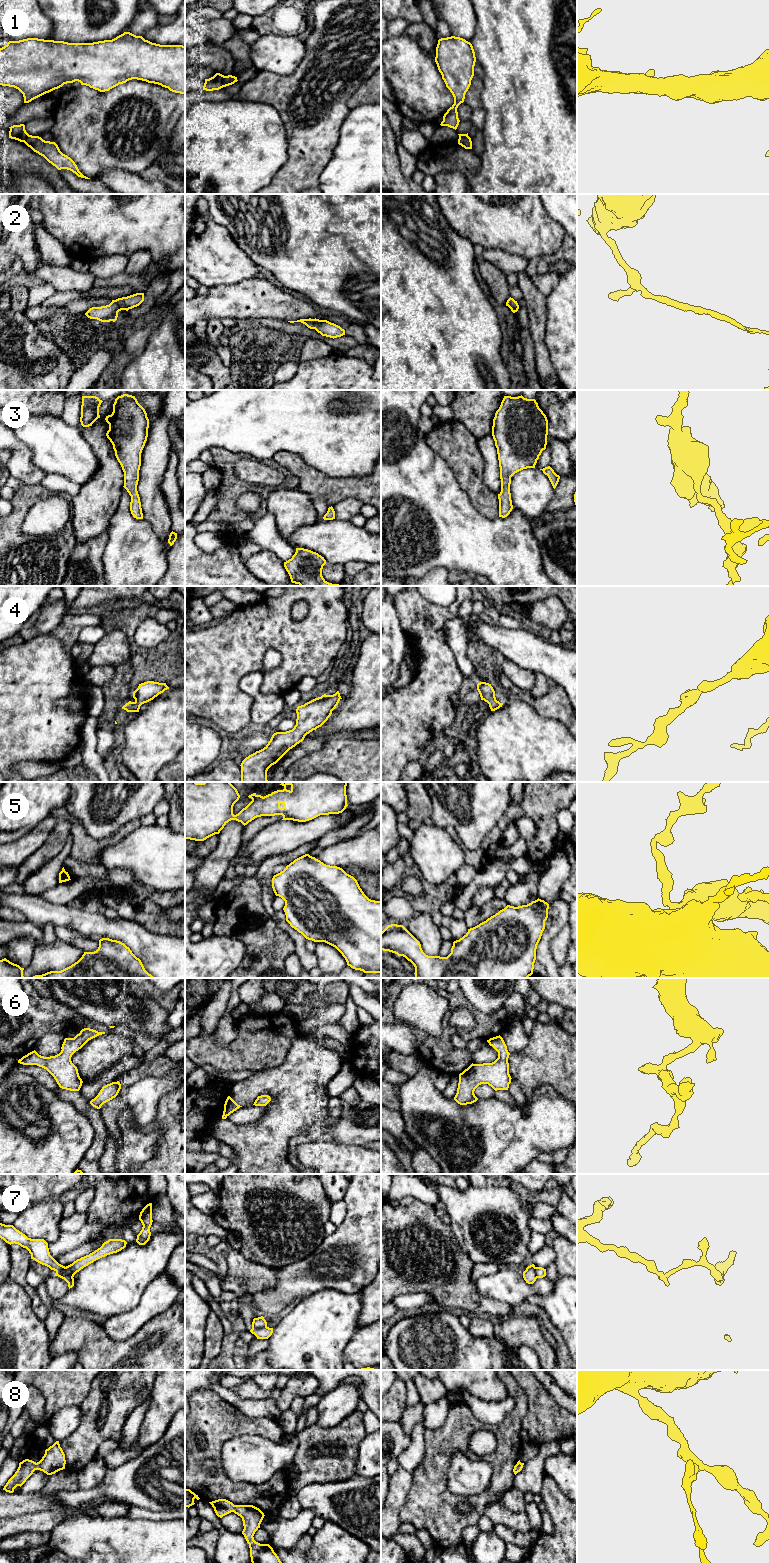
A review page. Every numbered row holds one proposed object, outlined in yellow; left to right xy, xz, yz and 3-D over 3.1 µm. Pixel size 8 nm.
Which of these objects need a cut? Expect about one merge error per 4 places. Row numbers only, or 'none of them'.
1, 7

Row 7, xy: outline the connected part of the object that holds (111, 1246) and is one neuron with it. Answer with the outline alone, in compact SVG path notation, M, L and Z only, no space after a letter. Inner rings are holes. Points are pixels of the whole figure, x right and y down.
M109 1239L104 1242L100 1248L95 1250L94 1252L77 1259L72 1264L66 1266L62 1272L56 1271L54 1276L60 1276L61 1274L69 1274L74 1276L77 1272L79 1272L84 1267L93 1263L94 1261L105 1257L107 1255L117 1253L126 1247L127 1242L122 1239Z

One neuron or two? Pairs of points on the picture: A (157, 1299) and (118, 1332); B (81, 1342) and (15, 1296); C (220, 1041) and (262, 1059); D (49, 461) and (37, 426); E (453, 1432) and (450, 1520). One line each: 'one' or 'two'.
A: one
B: two
C: two
D: one
E: one

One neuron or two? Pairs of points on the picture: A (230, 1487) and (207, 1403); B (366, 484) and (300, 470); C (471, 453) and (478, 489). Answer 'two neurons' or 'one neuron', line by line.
A: one neuron
B: one neuron
C: one neuron

